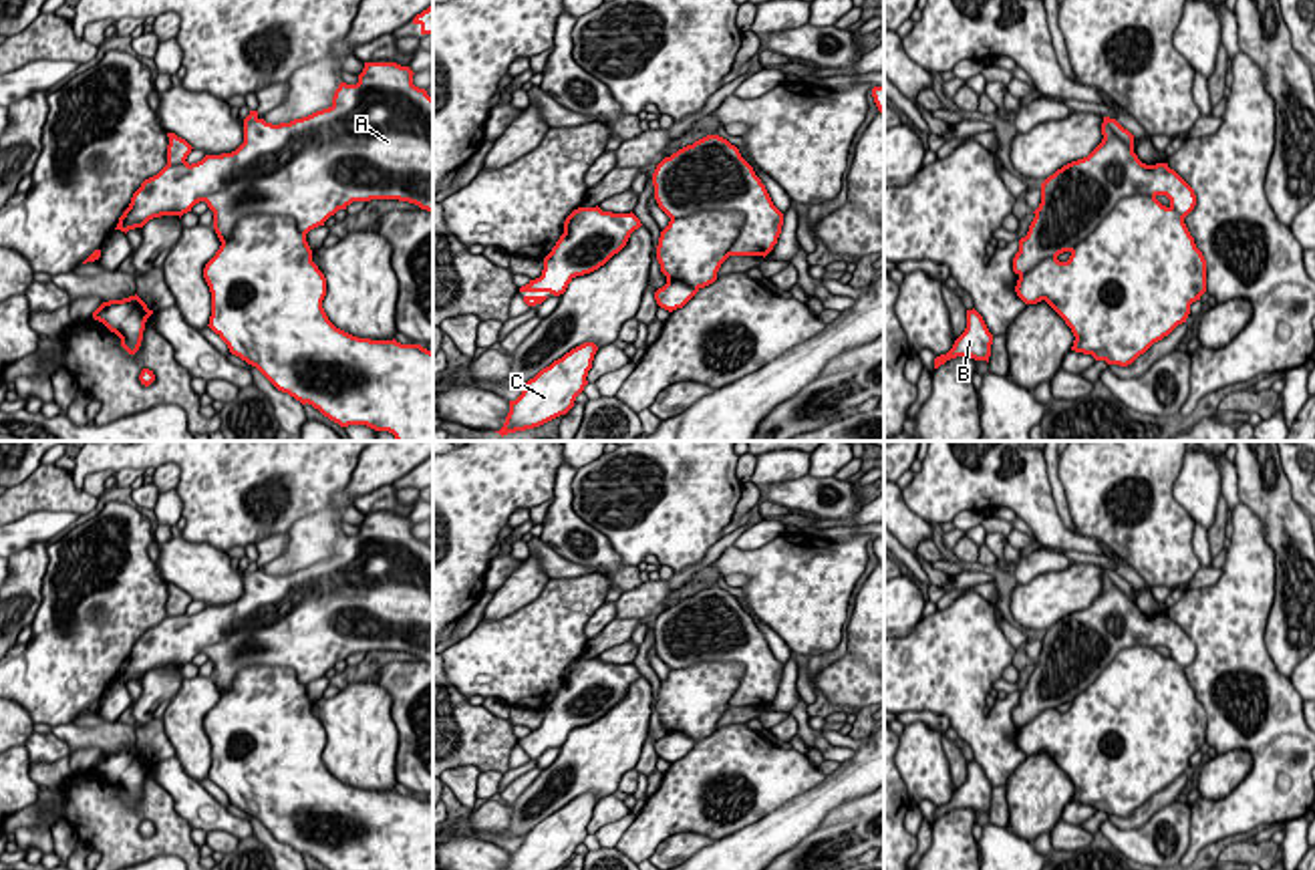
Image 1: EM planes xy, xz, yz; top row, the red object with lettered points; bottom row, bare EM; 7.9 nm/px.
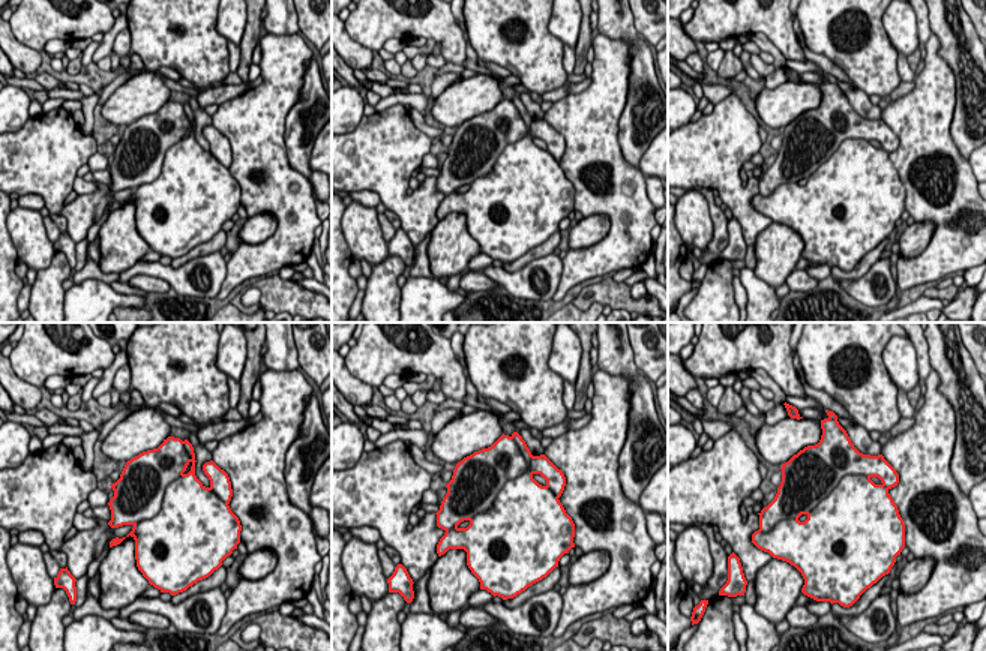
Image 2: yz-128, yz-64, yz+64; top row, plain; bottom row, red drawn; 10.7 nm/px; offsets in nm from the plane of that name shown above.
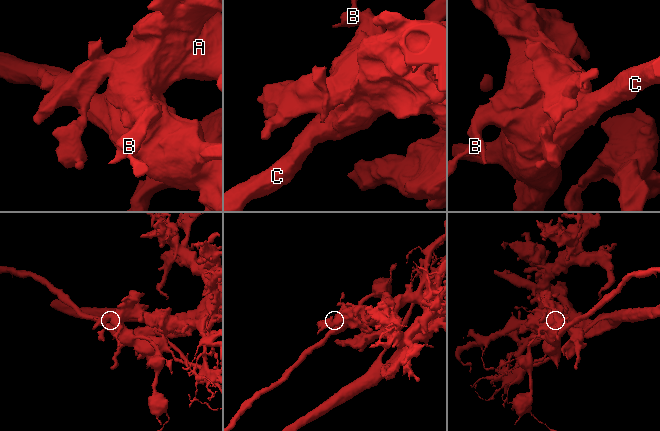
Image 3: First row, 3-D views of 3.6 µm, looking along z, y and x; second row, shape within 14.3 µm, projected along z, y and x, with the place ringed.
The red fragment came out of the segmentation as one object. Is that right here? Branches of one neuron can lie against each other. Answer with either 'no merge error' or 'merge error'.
merge error

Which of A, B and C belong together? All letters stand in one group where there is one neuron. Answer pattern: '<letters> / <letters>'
A / B C

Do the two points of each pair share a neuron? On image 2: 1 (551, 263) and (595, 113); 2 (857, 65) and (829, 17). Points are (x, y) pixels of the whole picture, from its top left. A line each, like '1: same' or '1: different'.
1: different
2: same

